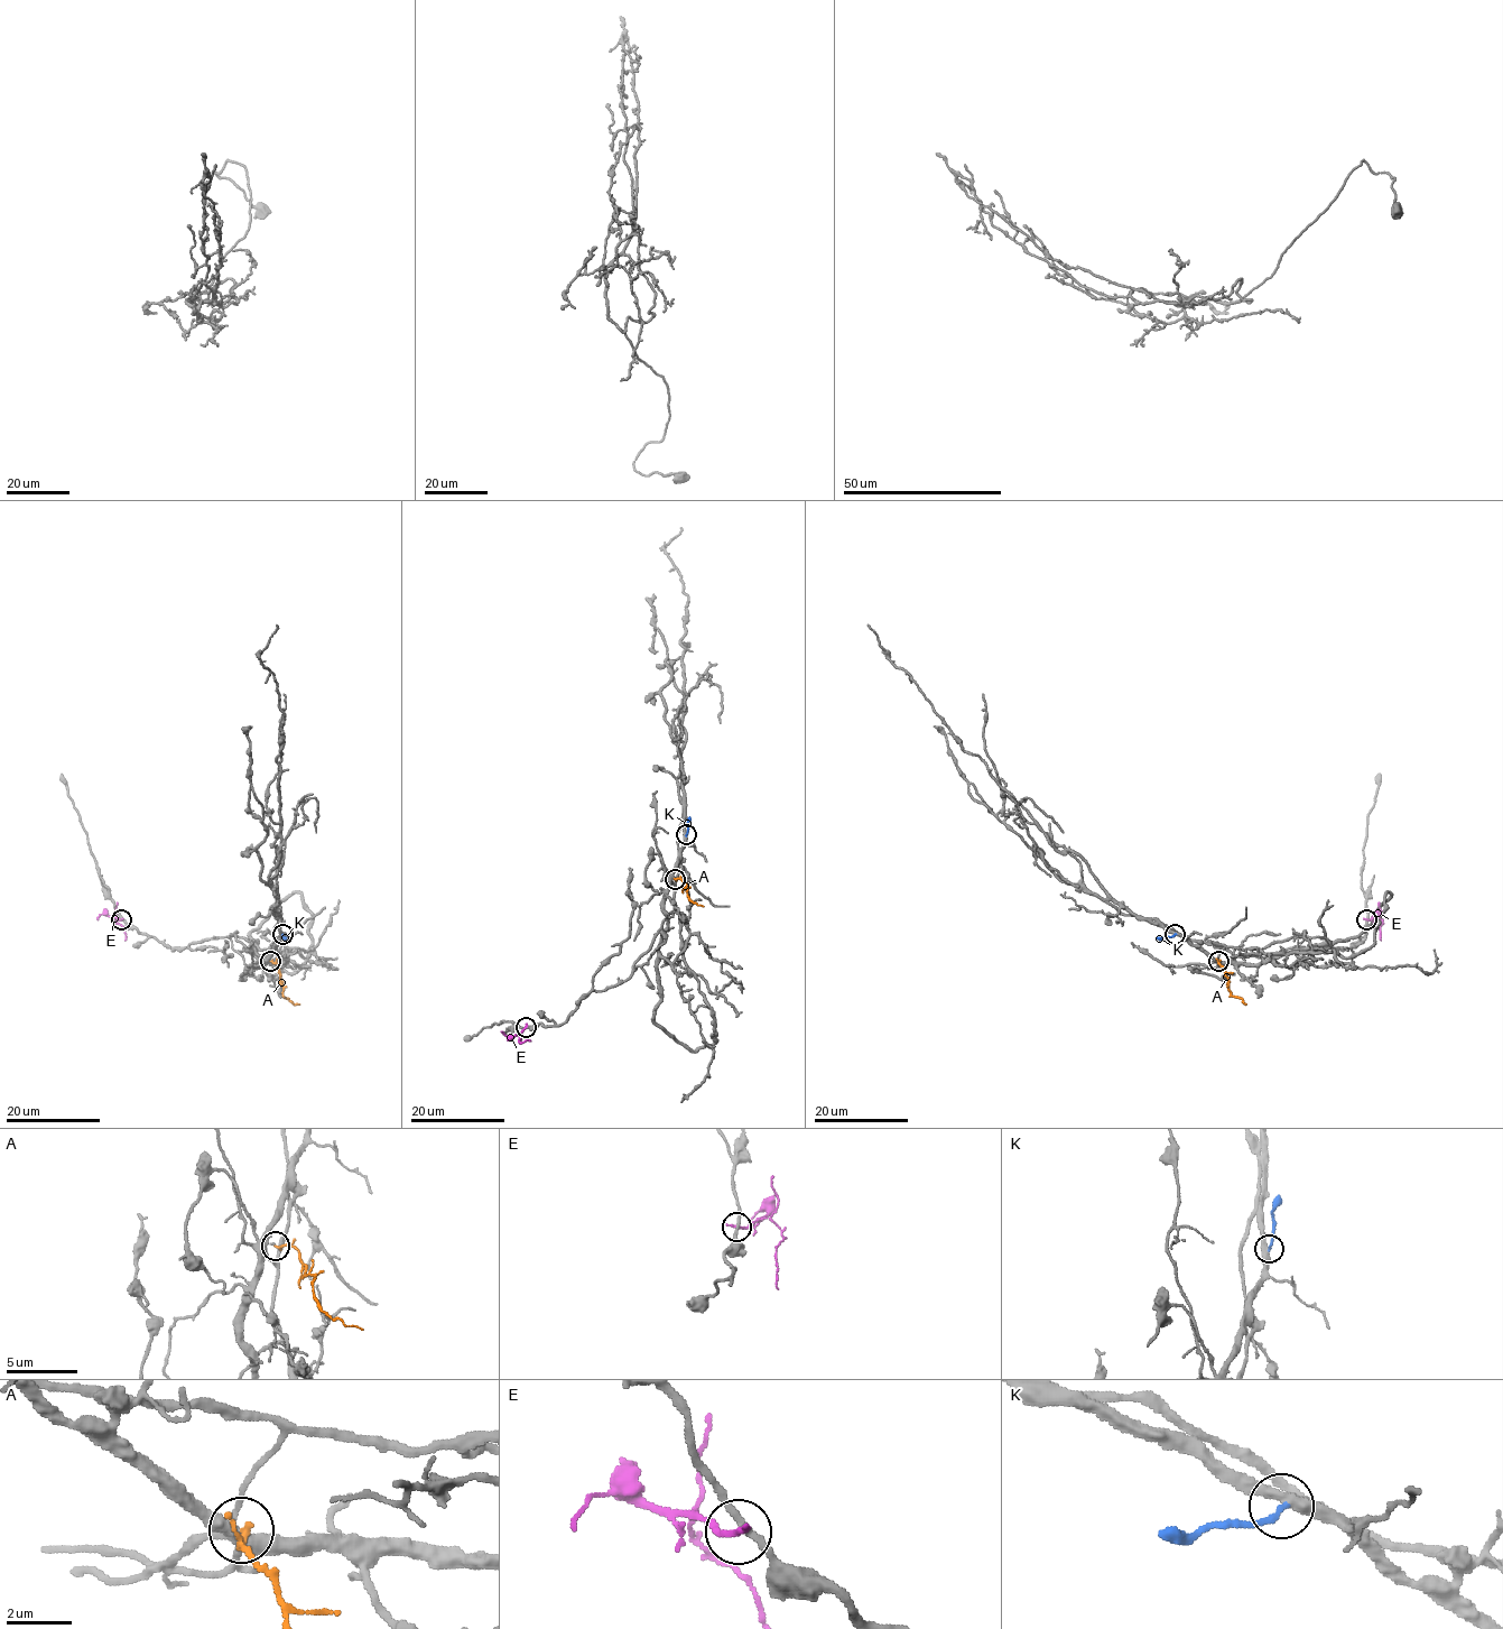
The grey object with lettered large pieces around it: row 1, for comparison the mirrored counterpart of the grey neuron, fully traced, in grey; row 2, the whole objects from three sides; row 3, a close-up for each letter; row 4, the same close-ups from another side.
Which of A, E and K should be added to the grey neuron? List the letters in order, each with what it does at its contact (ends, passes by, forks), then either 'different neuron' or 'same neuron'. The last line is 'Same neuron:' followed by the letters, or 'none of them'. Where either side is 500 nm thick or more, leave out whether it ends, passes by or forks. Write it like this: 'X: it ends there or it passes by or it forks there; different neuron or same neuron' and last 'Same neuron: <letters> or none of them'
A: it ends there; same neuron
E: it ends there; different neuron
K: it ends there; same neuron
Same neuron: A, K

